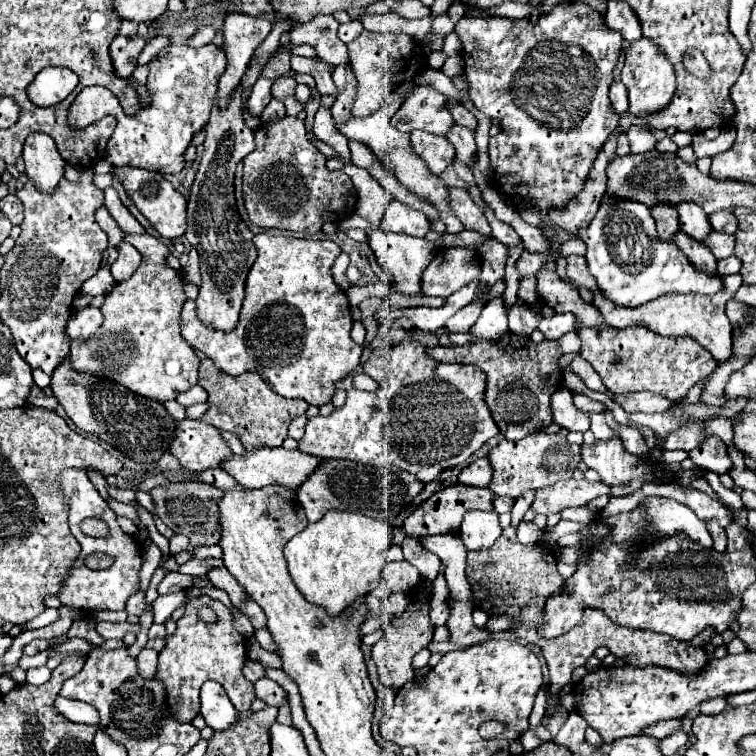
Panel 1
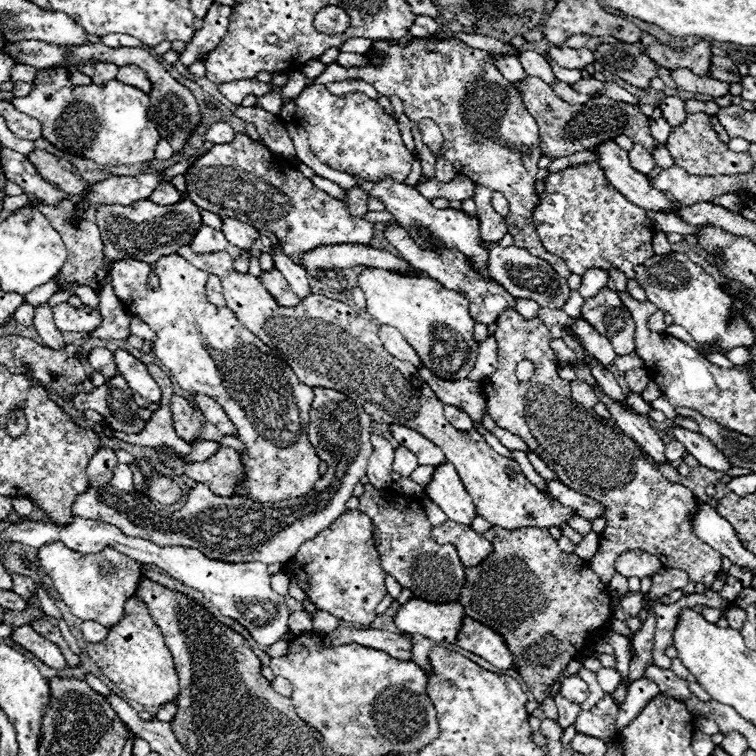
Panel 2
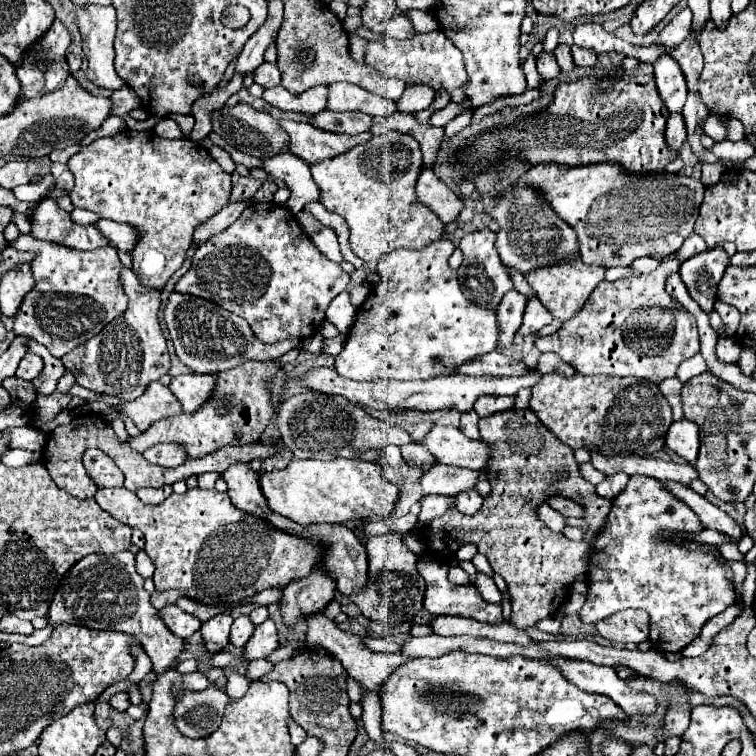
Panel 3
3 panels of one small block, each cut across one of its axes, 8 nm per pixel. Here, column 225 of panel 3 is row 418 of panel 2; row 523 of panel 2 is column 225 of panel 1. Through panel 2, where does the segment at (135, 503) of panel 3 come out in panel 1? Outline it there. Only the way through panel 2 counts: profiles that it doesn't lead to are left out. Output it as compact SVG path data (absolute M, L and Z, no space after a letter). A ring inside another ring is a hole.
M202 594L190 598L184 616L178 620L178 630L174 636L166 638L166 648L160 652L156 678L160 678L168 692L168 704L178 720L190 722L198 714L200 686L206 680L216 680L226 688L226 694L238 712L248 712L254 696L254 684L242 676L242 666L246 662L246 640L238 630L232 628L232 612L218 600ZM198 606L210 606L218 614L216 628L204 628L198 620Z

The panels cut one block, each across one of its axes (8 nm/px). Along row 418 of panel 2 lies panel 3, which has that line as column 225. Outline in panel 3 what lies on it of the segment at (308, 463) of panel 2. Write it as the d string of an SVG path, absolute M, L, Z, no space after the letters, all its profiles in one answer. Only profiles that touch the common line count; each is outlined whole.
M266 202L250 204L232 226L198 246L190 270L176 282L176 292L220 304L244 318L258 340L272 344L318 332L330 302L348 282L350 276L314 246L286 206Z

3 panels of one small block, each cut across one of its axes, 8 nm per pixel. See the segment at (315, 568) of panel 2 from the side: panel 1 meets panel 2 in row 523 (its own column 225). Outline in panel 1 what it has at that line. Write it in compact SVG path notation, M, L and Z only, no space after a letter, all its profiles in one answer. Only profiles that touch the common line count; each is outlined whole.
M254 234L252 238L258 258L246 278L246 298L240 312L236 332L216 332L204 328L198 318L196 304L187 300L182 308L182 336L184 340L204 352L226 374L258 372L274 392L286 398L304 398L308 404L326 404L332 400L334 382L348 376L362 356L362 346L350 338L352 314L346 292L332 278L332 264L340 256L340 246L332 240L306 240L278 234Z

